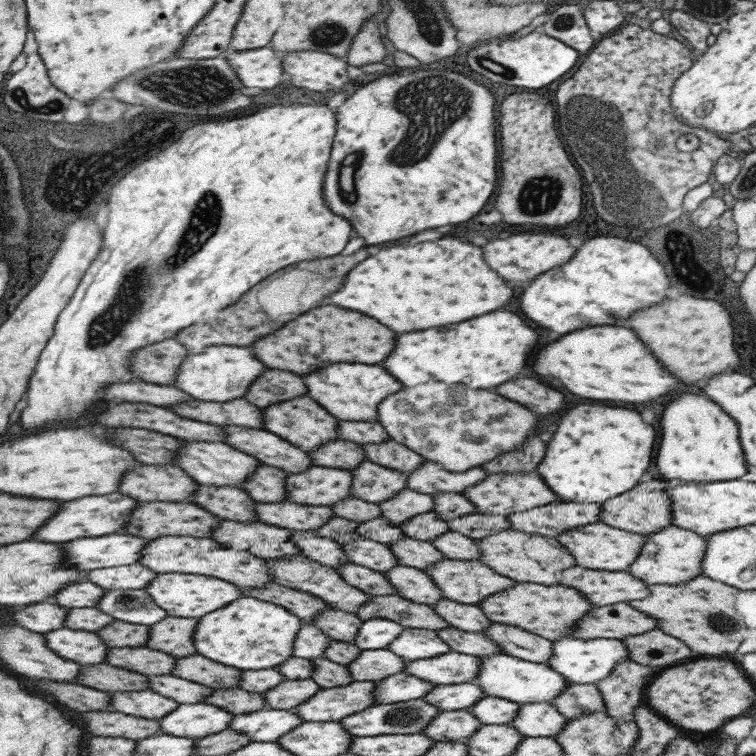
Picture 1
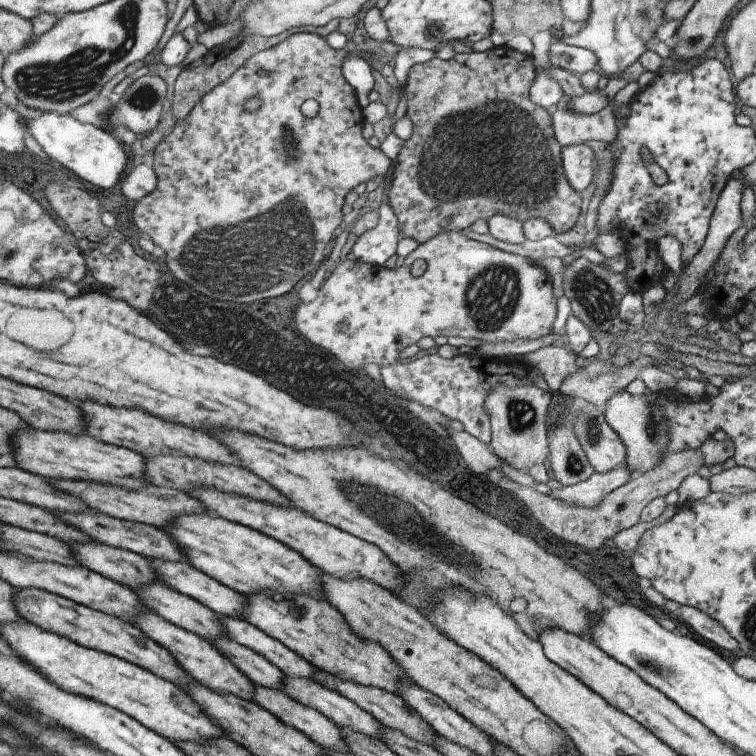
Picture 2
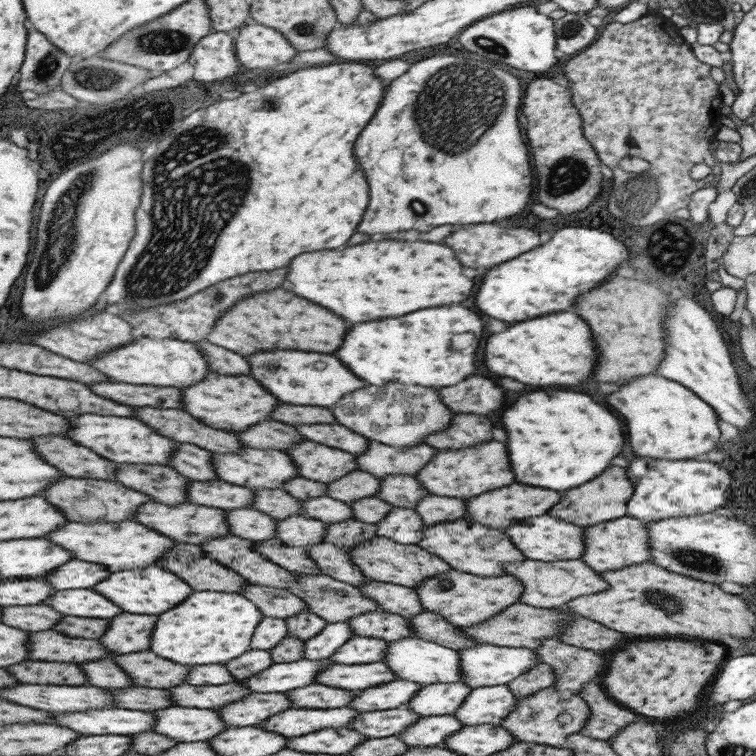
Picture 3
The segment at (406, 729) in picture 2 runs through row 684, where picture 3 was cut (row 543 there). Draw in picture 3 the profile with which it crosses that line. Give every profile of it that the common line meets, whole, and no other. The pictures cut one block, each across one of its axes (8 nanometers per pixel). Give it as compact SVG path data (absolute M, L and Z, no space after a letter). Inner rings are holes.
M354 518L341 522L329 522L326 525L326 533L322 542L334 544L346 551L360 542L377 537L376 524L359 522Z

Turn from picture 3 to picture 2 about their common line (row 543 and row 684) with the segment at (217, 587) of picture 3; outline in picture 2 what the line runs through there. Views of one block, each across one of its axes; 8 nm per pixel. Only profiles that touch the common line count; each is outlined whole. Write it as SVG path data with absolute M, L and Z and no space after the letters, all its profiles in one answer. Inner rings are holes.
M35 587L17 590L13 594L13 606L15 606L15 612L21 618L31 620L31 624L45 628L45 630L51 630L52 633L61 636L61 638L75 640L75 644L83 648L95 648L95 650L101 650L105 654L117 656L117 658L125 660L129 664L135 664L139 668L151 672L157 678L175 684L177 688L185 688L189 682L193 682L193 678L175 662L175 658L165 648L159 647L159 644L155 644L151 638L147 638L141 630L131 623L123 622L115 616L75 604L75 602L71 602L71 600L62 596Z

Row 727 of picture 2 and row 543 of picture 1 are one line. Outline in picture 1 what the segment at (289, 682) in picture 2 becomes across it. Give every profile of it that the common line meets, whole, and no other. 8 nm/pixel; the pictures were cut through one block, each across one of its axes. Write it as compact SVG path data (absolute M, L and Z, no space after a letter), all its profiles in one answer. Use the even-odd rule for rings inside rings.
M357 537L347 543L341 543L340 546L349 563L365 566L375 572L383 573L387 569L399 565L397 558L391 554L391 550L386 544Z

